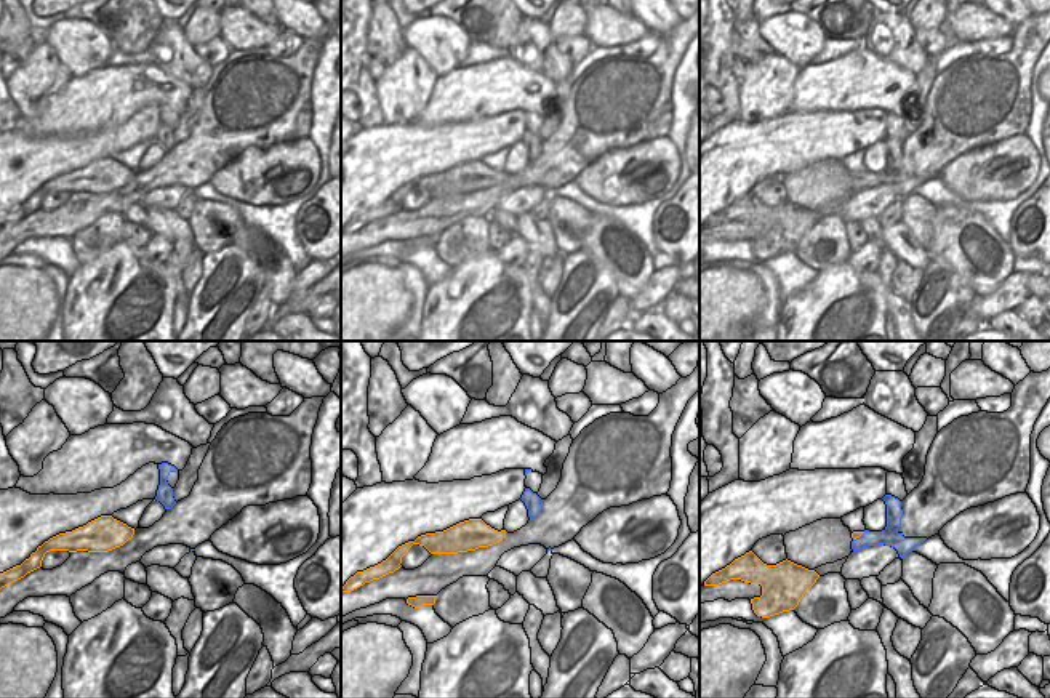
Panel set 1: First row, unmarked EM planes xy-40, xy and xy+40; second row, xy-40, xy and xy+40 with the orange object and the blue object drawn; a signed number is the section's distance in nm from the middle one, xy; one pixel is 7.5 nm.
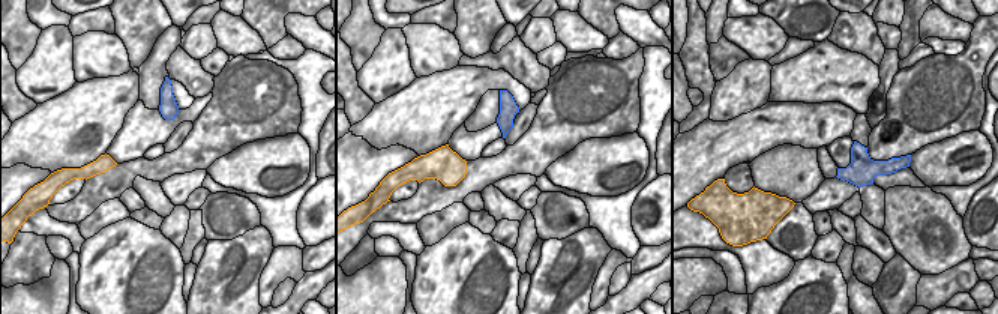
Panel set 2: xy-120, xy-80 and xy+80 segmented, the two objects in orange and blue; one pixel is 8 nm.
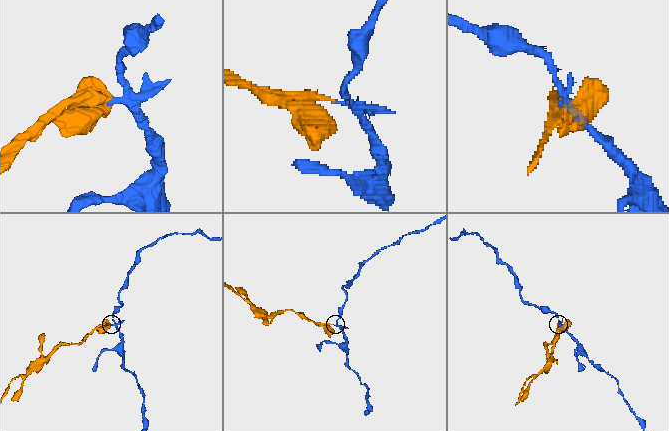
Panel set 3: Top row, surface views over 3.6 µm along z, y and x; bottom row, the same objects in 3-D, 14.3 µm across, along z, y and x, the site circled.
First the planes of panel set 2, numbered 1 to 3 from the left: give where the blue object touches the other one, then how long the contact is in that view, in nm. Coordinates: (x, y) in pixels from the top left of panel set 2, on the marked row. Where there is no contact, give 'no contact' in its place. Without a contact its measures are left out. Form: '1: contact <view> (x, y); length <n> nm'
1: no contact
2: no contact
3: no contact

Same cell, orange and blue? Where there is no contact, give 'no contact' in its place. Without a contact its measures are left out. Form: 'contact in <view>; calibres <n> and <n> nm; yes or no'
contact in xy+40; calibres 50 and 140 nm; no

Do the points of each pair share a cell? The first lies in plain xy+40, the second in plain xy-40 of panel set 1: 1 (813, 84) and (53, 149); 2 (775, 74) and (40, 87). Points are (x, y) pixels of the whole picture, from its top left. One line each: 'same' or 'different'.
1: different
2: same

